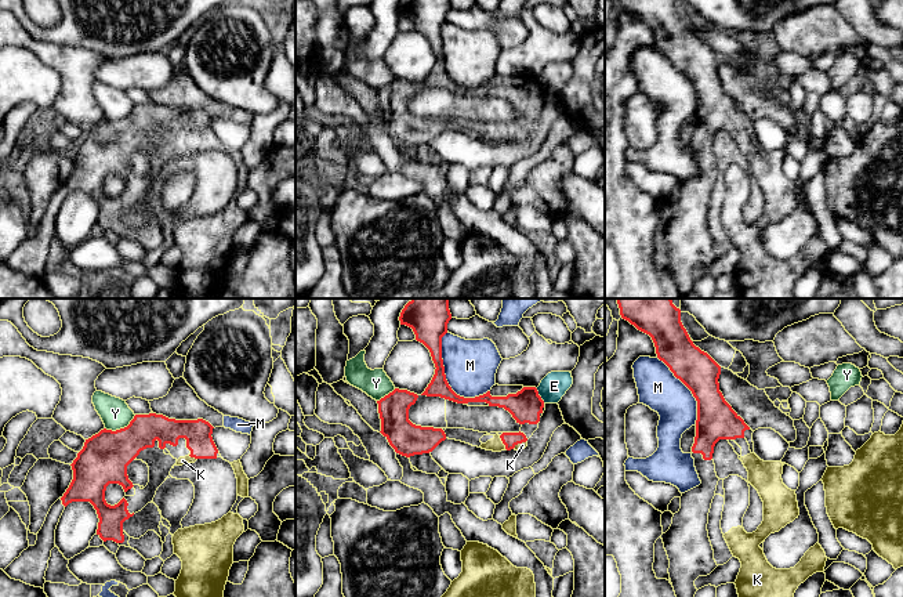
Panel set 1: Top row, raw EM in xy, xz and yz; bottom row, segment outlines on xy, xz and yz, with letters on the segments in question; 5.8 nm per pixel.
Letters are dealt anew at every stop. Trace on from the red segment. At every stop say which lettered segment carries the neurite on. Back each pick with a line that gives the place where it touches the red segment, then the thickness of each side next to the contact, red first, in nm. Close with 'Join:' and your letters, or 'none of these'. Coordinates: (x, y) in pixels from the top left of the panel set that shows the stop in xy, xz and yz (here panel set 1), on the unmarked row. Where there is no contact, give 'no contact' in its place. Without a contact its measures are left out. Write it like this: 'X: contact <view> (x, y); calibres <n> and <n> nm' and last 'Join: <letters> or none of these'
K: contact xz (503, 133); calibres 90 and 80 nm
Join: K

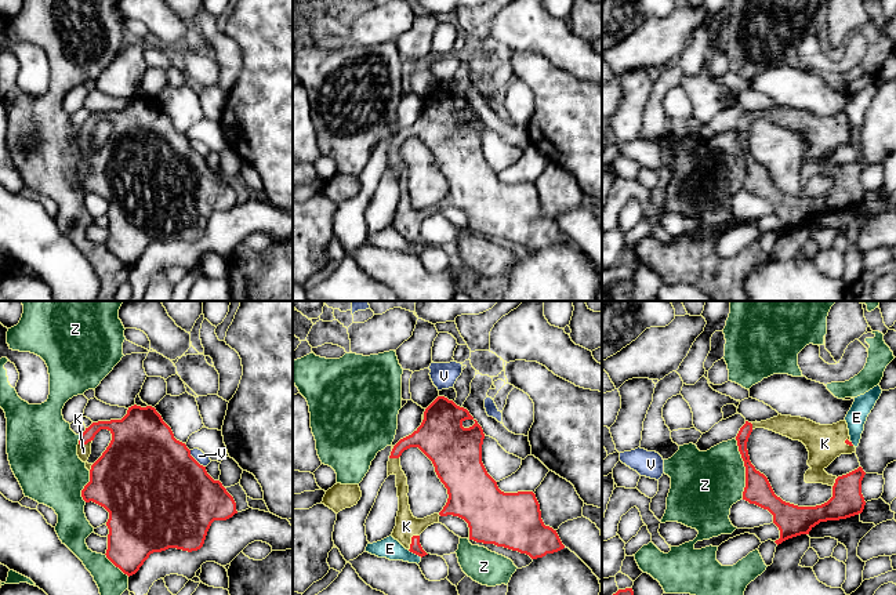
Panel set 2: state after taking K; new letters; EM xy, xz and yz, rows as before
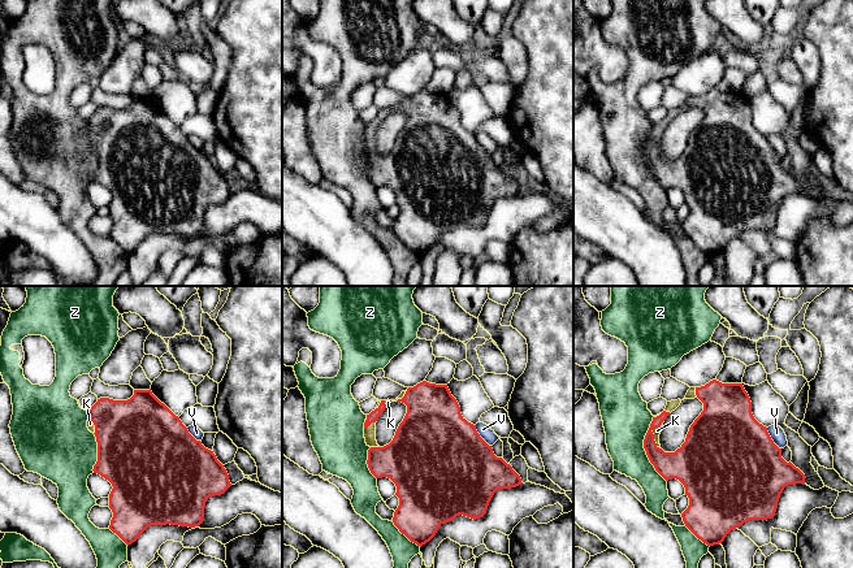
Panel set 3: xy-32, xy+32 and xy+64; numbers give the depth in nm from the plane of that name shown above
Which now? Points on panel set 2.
K: contact xz (412, 231); calibres 70 and 130 nm
Join: K

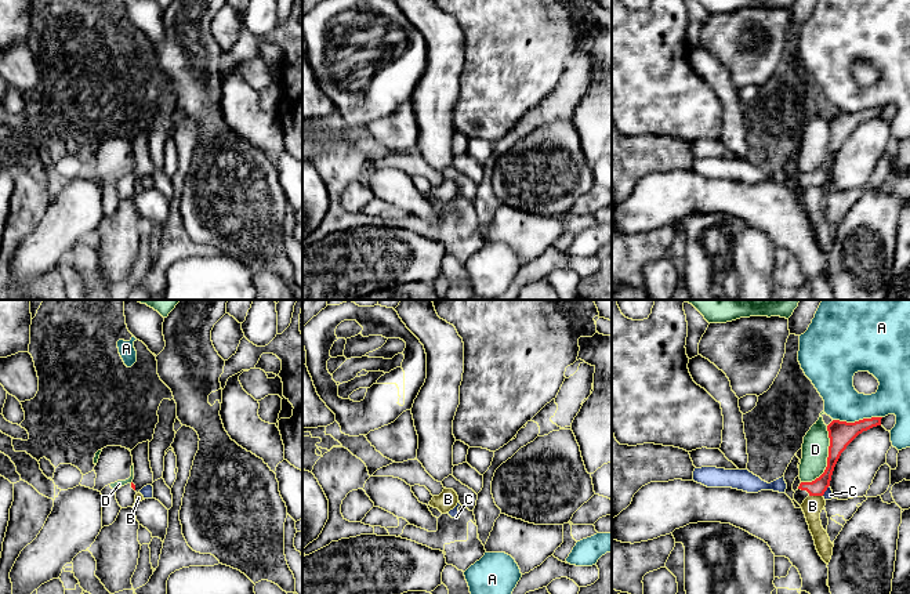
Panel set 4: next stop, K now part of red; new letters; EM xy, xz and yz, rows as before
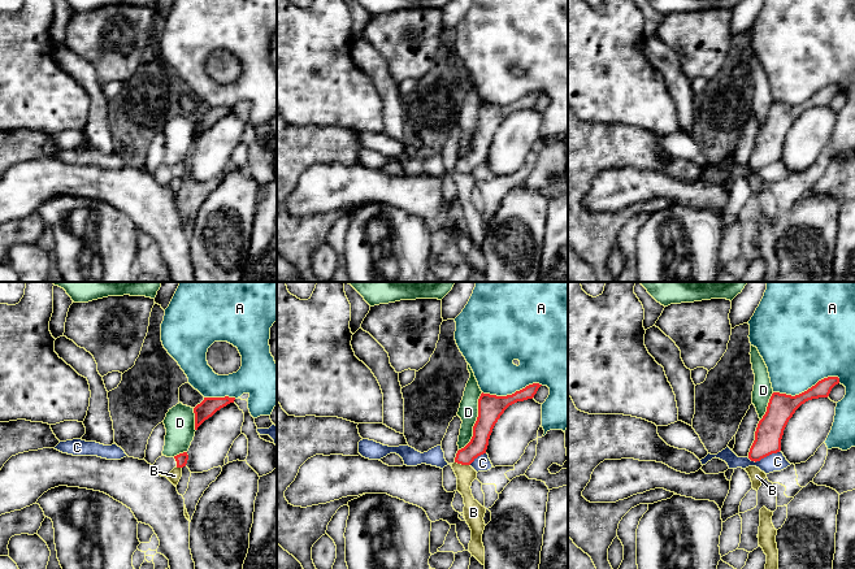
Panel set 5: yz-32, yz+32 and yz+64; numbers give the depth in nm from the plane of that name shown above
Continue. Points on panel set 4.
Join: none of these

